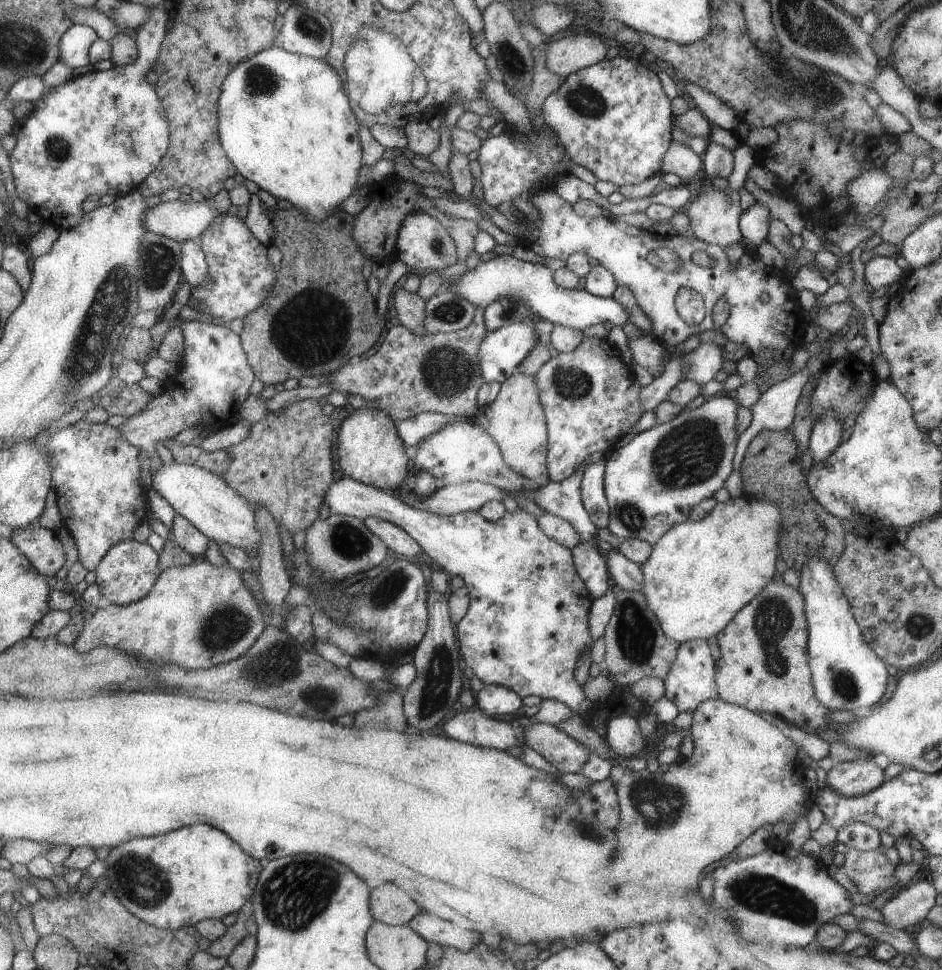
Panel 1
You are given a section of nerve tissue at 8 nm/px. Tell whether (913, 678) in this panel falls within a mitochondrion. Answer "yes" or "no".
no

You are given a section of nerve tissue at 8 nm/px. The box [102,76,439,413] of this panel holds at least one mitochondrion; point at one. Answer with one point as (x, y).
(160, 264)

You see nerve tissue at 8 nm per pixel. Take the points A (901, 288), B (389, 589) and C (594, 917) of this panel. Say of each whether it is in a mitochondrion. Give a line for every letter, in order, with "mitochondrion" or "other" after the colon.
A: other
B: mitochondrion
C: other

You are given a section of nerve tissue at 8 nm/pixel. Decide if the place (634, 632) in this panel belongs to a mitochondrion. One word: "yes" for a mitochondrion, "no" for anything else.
yes

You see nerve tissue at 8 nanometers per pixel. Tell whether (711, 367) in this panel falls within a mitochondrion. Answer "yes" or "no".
no

